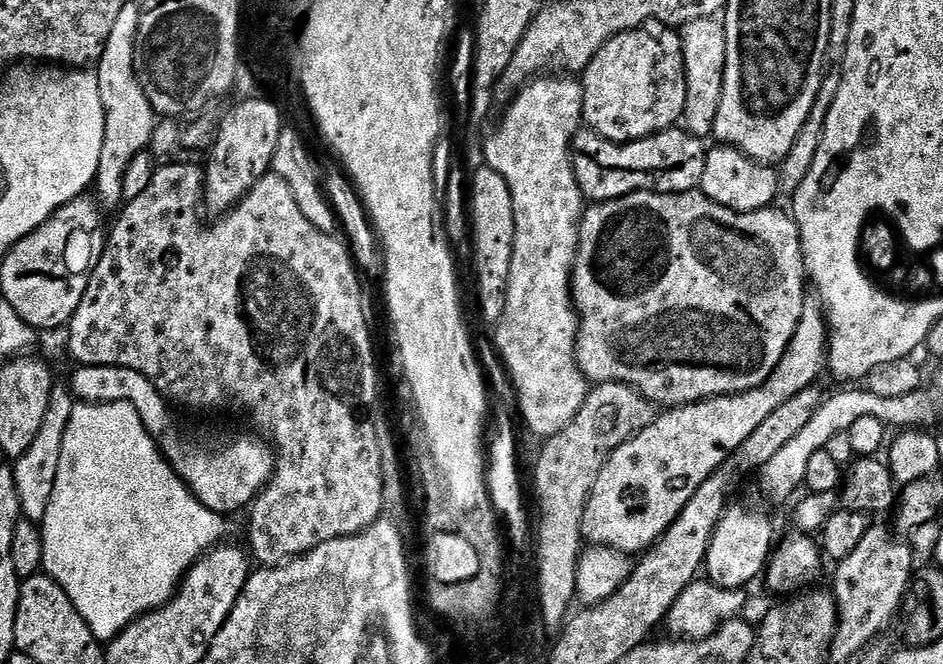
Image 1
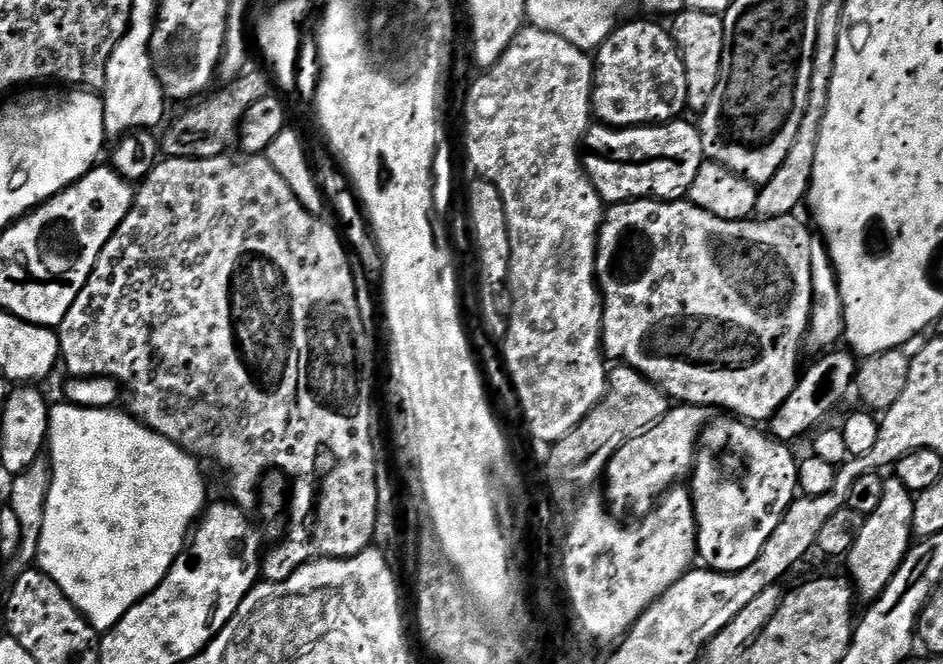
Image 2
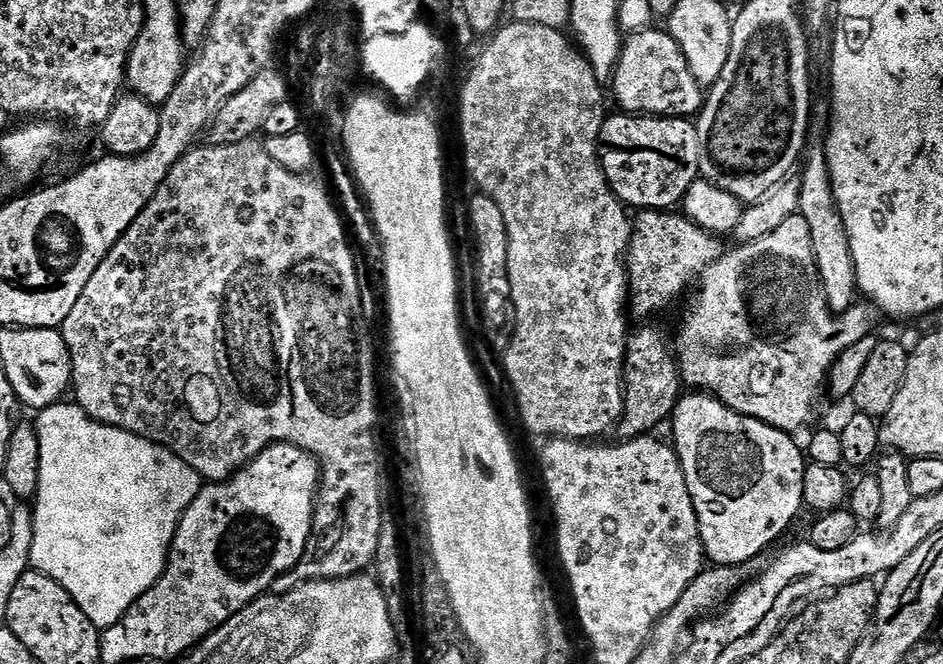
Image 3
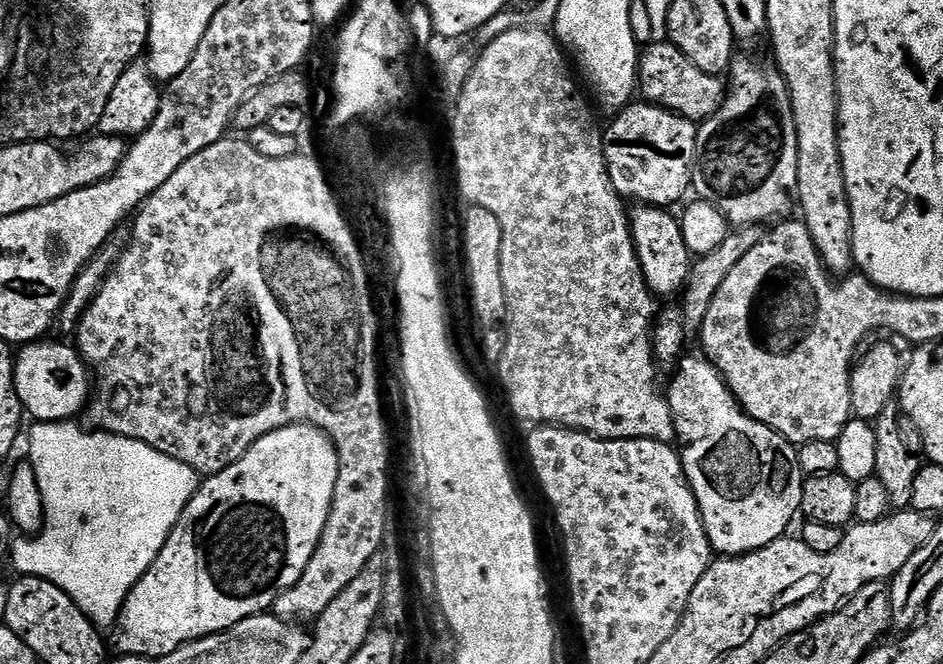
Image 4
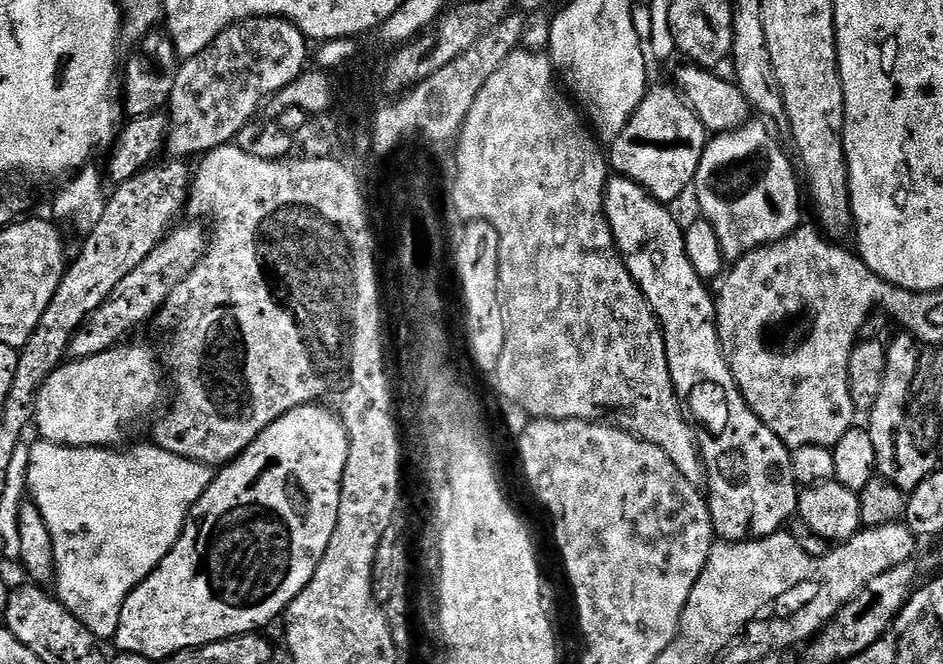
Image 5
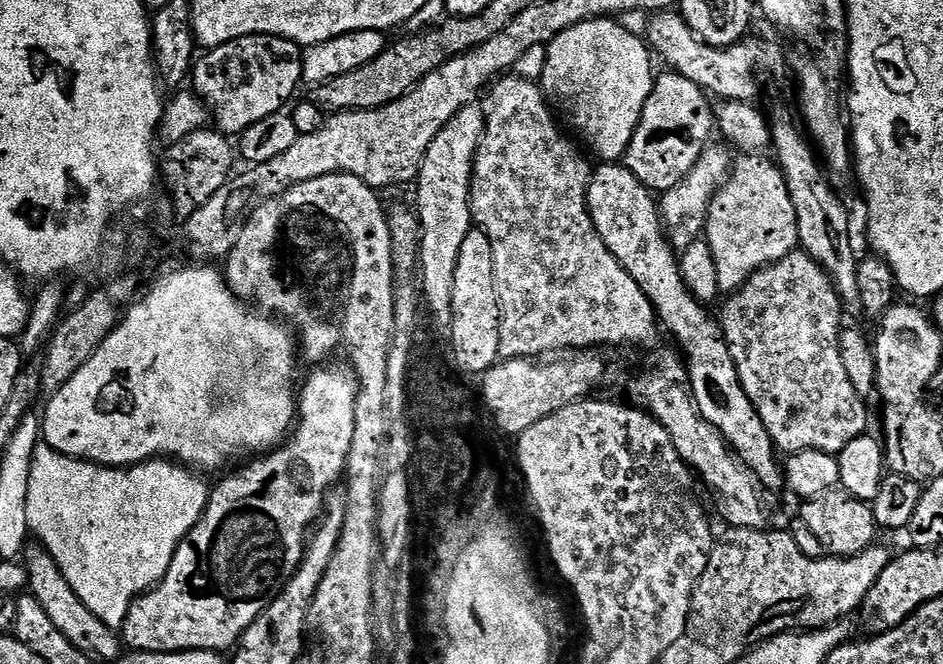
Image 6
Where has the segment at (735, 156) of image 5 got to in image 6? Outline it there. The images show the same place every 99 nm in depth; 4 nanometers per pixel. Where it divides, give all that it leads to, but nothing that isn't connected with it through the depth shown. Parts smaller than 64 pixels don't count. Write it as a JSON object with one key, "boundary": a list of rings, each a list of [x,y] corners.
{"boundary":[[[739,155],[707,212],[704,239],[716,262],[720,289],[726,294],[737,291],[754,272],[784,259],[799,247],[796,211],[784,175],[768,158]]]}

